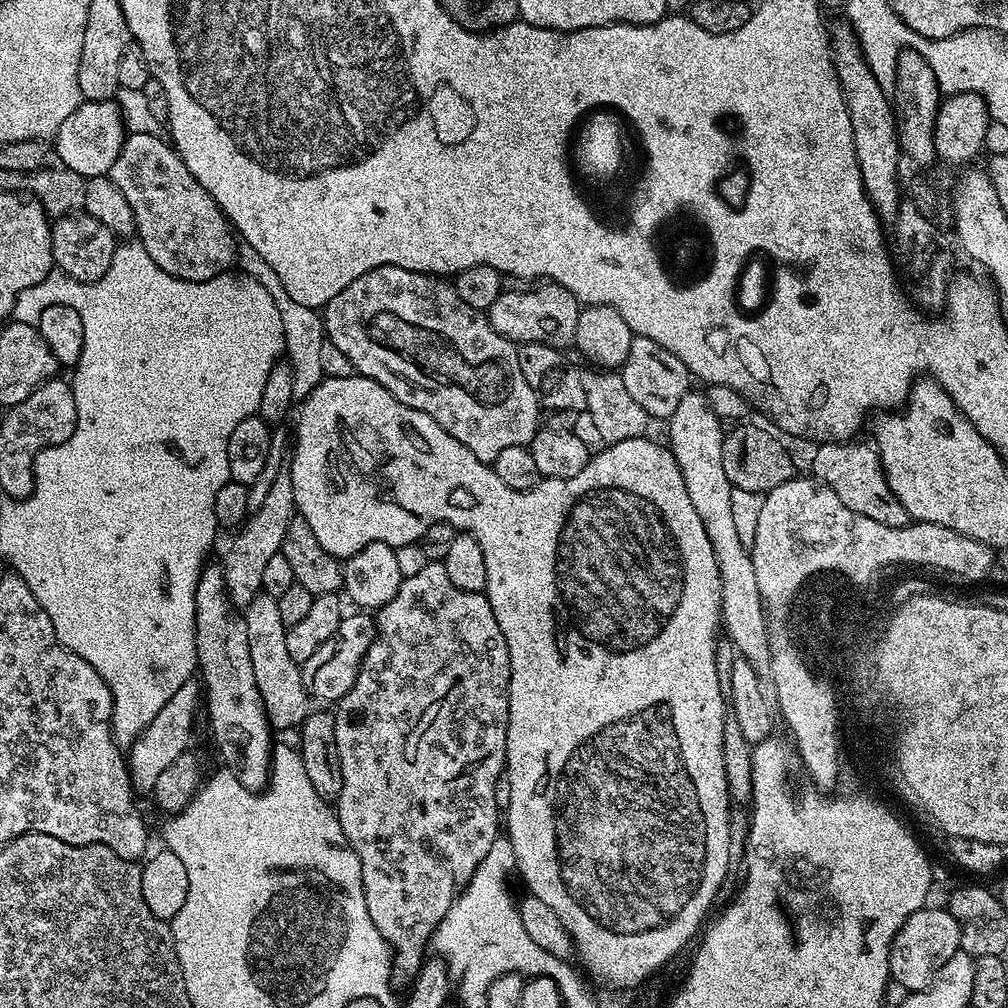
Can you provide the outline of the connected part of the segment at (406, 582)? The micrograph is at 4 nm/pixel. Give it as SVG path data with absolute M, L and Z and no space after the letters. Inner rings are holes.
M430 562L418 574L410 574L405 576L403 582L398 586L398 594L394 594L394 598L390 602L386 602L386 606L382 606L374 616L376 622L376 639L372 641L370 650L366 654L366 658L362 662L362 666L356 675L354 686L350 686L348 693L335 705L334 715L336 717L336 725L334 726L334 738L338 742L338 758L342 762L342 790L334 801L334 811L340 820L342 830L348 839L348 847L354 850L354 854L358 854L358 858L362 862L362 890L366 894L366 910L370 910L370 920L374 922L374 926L378 926L378 934L382 934L382 938L388 947L394 953L394 968L397 973L405 972L409 978L417 975L418 969L421 967L422 961L425 959L424 947L429 947L432 935L436 932L436 927L440 925L446 918L446 914L452 909L452 904L456 901L457 896L468 887L470 878L478 870L478 866L486 858L486 854L490 854L490 846L494 846L494 842L498 838L496 827L501 827L502 812L496 807L496 799L494 798L494 786L498 782L498 778L502 775L506 768L506 730L508 729L508 683L510 682L510 654L506 646L506 638L502 638L502 630L498 626L498 622L494 618L494 610L490 606L487 595L484 592L463 592L458 590L458 586L454 586L454 582L450 582L450 578L446 574L443 563Z

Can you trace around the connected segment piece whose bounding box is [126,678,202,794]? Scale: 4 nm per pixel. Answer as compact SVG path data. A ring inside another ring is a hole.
M199 679L188 680L178 690L174 690L174 695L170 697L170 702L158 710L158 715L154 722L146 730L140 732L139 736L132 741L126 752L126 763L128 774L132 778L133 789L144 791L144 794L151 793L154 782L158 782L158 774L166 770L166 766L171 766L174 758L178 754L189 751L192 740L192 727L196 724L196 715L202 712L202 684Z

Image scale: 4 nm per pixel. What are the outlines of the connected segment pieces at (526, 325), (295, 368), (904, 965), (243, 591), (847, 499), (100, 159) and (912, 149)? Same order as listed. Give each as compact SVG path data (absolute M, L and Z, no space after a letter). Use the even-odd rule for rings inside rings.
M548 282L540 286L533 286L528 293L500 293L498 302L490 306L486 313L488 320L507 340L519 346L530 342L542 342L546 346L564 350L575 341L578 328L578 314L581 303L570 290L566 290L561 284Z
M241 243L237 247L236 264L243 275L251 277L252 280L258 281L260 286L265 287L266 292L274 301L274 306L278 309L278 314L281 315L284 352L292 367L293 393L291 398L293 403L304 403L326 374L323 372L324 360L322 358L324 348L326 349L323 317L317 309L302 306L300 302L291 299L285 286L279 281L278 274L268 267L266 260L262 258L258 250L254 250L249 244Z
M944 906L932 907L920 908L914 914L910 914L910 918L906 918L890 950L888 975L908 992L926 990L930 987L938 970L942 970L942 966L946 966L946 962L950 962L950 958L954 958L954 954L960 951L960 927L954 914L950 914Z
M281 470L278 478L270 485L270 491L262 506L258 506L256 512L251 513L243 526L235 533L232 540L232 549L222 559L224 577L226 578L226 590L228 597L232 599L237 609L247 608L249 602L255 596L261 595L262 573L270 558L280 552L282 538L286 538L286 529L290 522L297 519L298 509L294 502L294 482L287 470Z
M850 439L815 445L811 475L821 484L830 486L830 490L834 490L840 501L854 510L854 514L874 518L874 522L882 522L882 526L901 528L909 523L910 517L902 502L898 502L894 490L890 490L888 480L884 477L884 469L880 467L877 449L871 443L856 443L855 439Z
M83 101L56 131L54 147L62 162L87 180L111 173L114 161L124 145L125 135L125 120L116 101Z
M905 50L896 59L896 83L894 85L894 104L898 109L898 131L903 155L920 164L928 164L937 159L935 138L936 116L942 103L942 93L934 70L919 52Z

